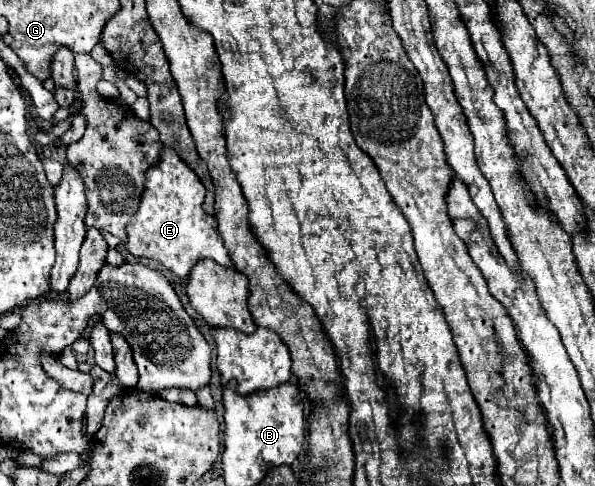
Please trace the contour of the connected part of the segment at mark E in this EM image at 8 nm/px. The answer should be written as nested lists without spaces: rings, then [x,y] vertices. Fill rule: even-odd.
[[[163,148],[159,164],[149,168],[149,172],[147,172],[147,182],[145,182],[145,192],[143,192],[143,198],[141,198],[141,206],[139,206],[137,214],[131,218],[131,222],[127,224],[127,250],[135,258],[151,258],[151,260],[161,262],[165,268],[169,268],[181,280],[187,280],[193,266],[203,258],[211,258],[225,268],[233,266],[233,262],[229,258],[229,252],[223,246],[223,240],[217,232],[215,218],[211,218],[203,210],[205,192],[207,190],[201,184],[201,180],[197,178],[197,174],[191,172],[191,168],[177,156],[177,152],[171,150],[171,148]]]

